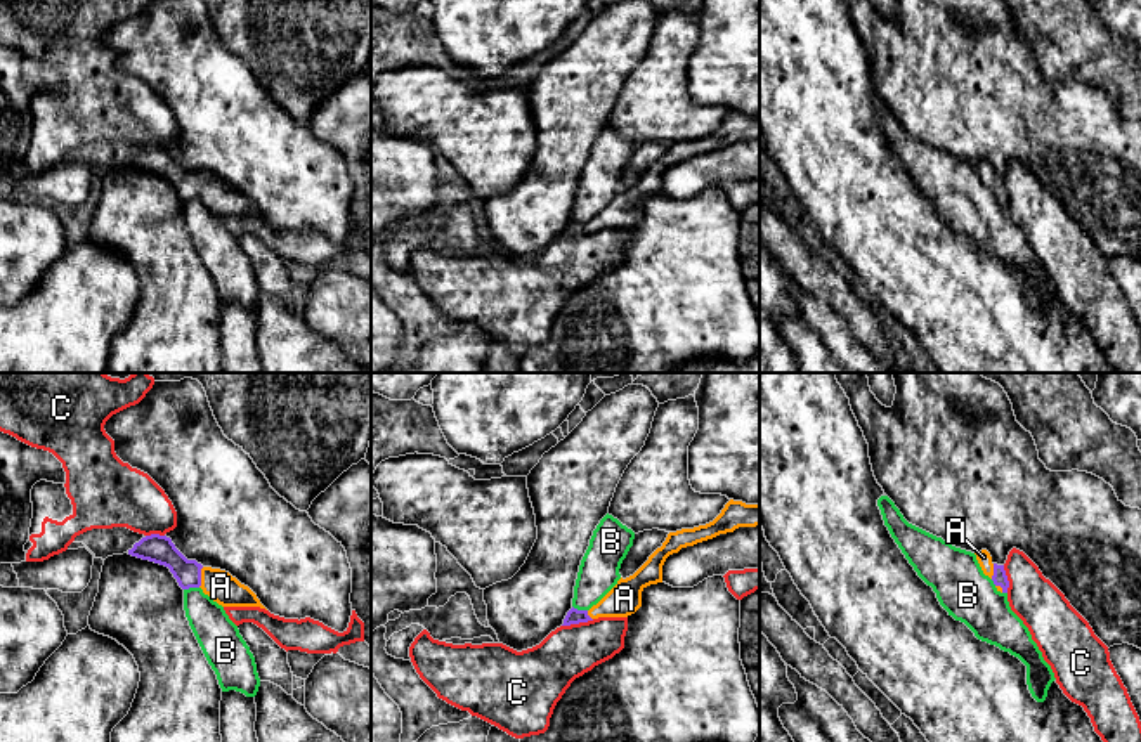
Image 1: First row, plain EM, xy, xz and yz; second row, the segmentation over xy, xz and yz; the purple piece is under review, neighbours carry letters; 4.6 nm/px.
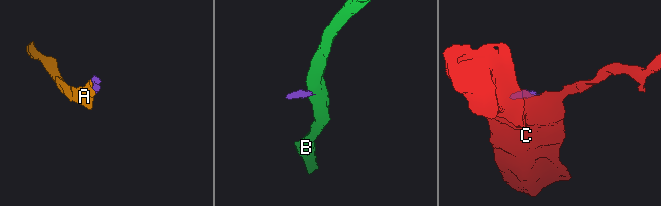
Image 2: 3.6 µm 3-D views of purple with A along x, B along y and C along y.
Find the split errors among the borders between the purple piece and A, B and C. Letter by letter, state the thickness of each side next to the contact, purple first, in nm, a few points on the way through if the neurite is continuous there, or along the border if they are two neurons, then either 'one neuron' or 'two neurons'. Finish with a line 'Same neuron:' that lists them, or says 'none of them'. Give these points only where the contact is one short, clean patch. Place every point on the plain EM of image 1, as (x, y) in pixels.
A: calibres 130 and 150 nm; way xy (156, 160), (184, 182), (200, 189), (221, 198); one neuron
B: calibres 130 and 190 nm; border xy (198, 198), (184, 201); two neurons
C: calibres 70 and 240 nm; two neurons
Same neuron: A

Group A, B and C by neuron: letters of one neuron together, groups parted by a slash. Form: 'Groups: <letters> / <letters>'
Groups: A / B / C

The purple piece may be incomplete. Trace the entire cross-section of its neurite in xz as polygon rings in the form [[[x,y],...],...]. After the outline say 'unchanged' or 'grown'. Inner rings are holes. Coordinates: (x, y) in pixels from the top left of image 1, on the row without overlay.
[[[730,111],[713,133],[669,144],[662,158],[657,159],[633,187],[626,191],[621,189],[590,222],[572,218],[562,238],[588,234],[598,229],[628,229],[635,225],[642,218],[642,203],[650,196],[662,194],[662,177],[669,166],[720,146],[734,144],[739,139],[756,137],[760,137],[760,116]]]; grown

